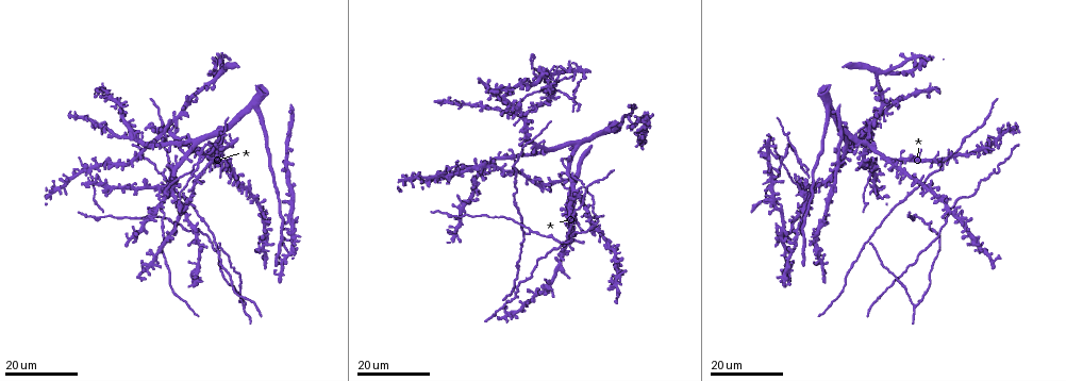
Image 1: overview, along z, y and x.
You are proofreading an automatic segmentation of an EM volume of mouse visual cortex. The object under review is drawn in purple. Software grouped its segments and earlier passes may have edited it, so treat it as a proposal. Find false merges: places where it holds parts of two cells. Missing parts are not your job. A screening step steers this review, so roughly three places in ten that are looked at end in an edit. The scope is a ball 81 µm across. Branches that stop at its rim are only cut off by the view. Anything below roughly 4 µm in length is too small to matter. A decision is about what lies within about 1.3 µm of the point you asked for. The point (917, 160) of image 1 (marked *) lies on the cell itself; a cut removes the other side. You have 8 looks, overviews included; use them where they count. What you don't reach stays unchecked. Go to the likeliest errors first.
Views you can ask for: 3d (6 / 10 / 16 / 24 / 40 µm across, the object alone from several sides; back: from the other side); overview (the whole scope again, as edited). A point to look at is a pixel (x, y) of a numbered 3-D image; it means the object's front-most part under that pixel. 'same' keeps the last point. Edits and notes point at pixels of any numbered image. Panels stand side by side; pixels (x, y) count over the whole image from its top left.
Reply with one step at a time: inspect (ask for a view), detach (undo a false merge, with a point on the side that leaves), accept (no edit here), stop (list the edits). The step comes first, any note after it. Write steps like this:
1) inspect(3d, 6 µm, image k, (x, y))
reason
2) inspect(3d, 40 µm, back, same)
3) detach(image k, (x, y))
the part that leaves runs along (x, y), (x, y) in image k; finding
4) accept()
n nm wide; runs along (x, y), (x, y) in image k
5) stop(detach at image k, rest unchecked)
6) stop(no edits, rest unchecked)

inspect(3d, 24 µm, image 1, (795, 154))

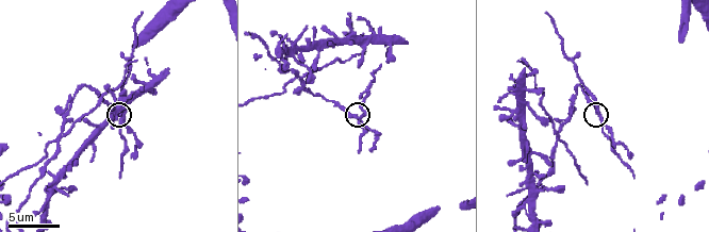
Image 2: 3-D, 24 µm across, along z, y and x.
inspect(3d, 10 µm, image 2, (597, 111))
closer look

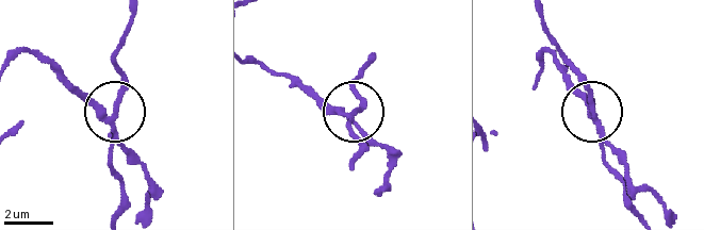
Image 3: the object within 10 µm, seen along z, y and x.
detach(image 3, (87, 102))
3 arms; the part that leaves runs along (111, 126), (52, 67), (28, 54), (15, 61) in image 3; two cells meet here

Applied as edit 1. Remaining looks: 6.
inspect(overview)

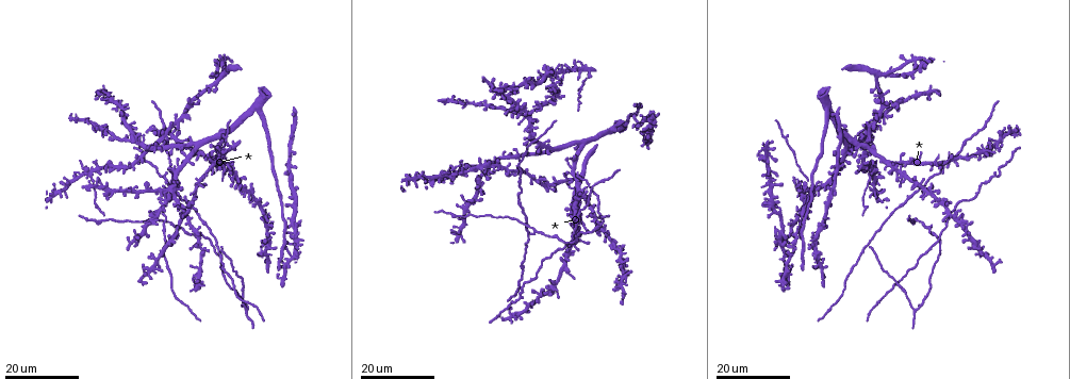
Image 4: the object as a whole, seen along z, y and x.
inspect(3d, 24 µm, image 4, (87, 176))

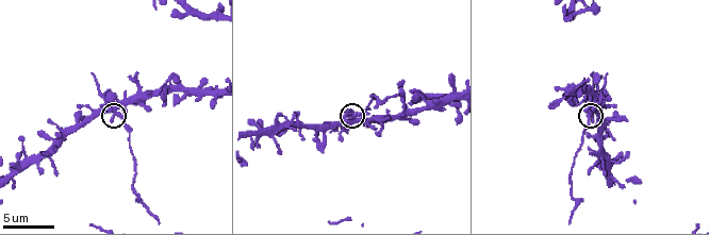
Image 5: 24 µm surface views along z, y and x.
inspect(3d, 10 µm, image 5, (355, 115))

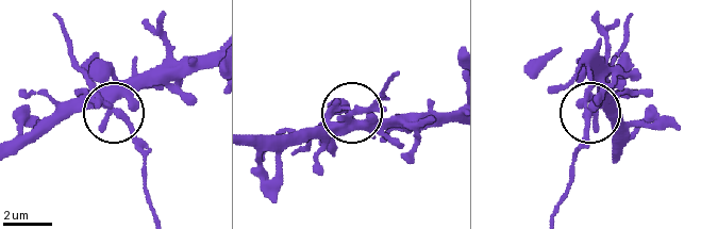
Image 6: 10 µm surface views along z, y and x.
detach(image 6, (129, 117))
the part that leaves runs along (102, 102), (138, 149), (153, 210) in image 6; two cells meet here

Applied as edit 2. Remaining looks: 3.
inspect(3d, 24 µm, image 4, (158, 209))

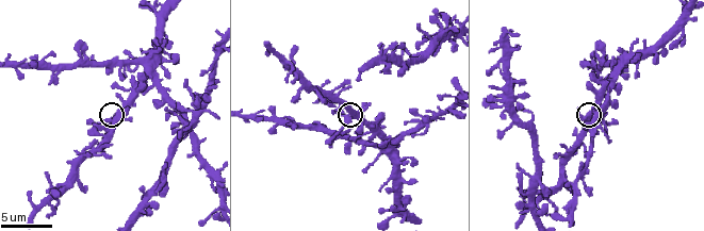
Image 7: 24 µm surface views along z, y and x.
inspect(3d, 10 µm, image 7, (110, 119))

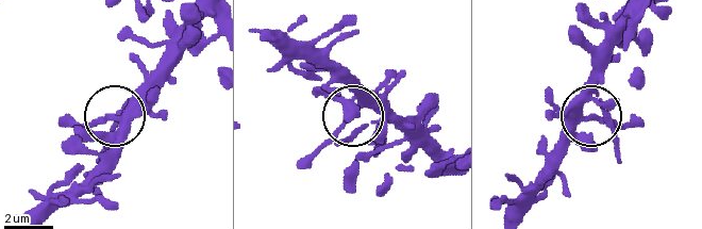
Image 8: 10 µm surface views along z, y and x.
accept()
continuous, no second cell

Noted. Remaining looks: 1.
stop(detach at image 3, detach at image 6, rest unchecked)

